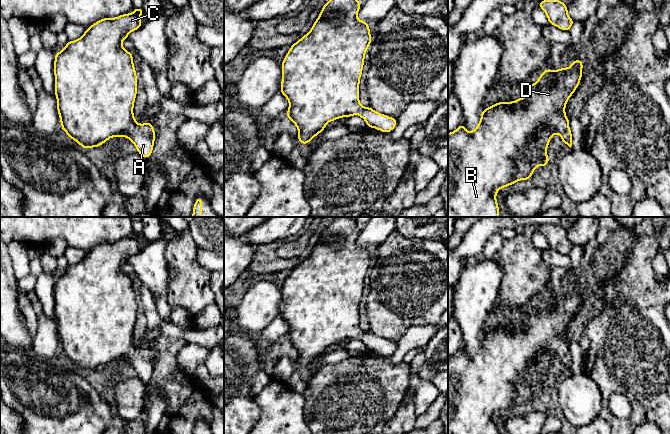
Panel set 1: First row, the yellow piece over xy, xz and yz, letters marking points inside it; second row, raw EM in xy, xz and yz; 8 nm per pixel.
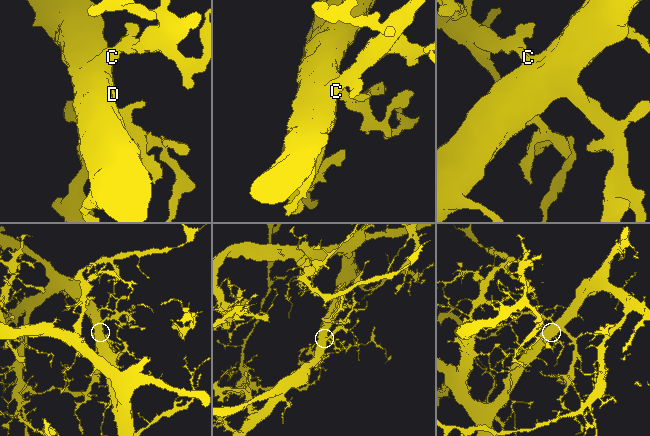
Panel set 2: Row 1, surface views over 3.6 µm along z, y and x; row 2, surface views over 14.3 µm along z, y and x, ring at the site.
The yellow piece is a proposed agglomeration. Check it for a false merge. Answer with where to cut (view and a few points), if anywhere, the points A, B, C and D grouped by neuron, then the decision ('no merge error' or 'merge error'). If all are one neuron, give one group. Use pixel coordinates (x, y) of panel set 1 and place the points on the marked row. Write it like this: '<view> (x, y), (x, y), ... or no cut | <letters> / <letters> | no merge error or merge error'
no cut | A B C D | no merge error

